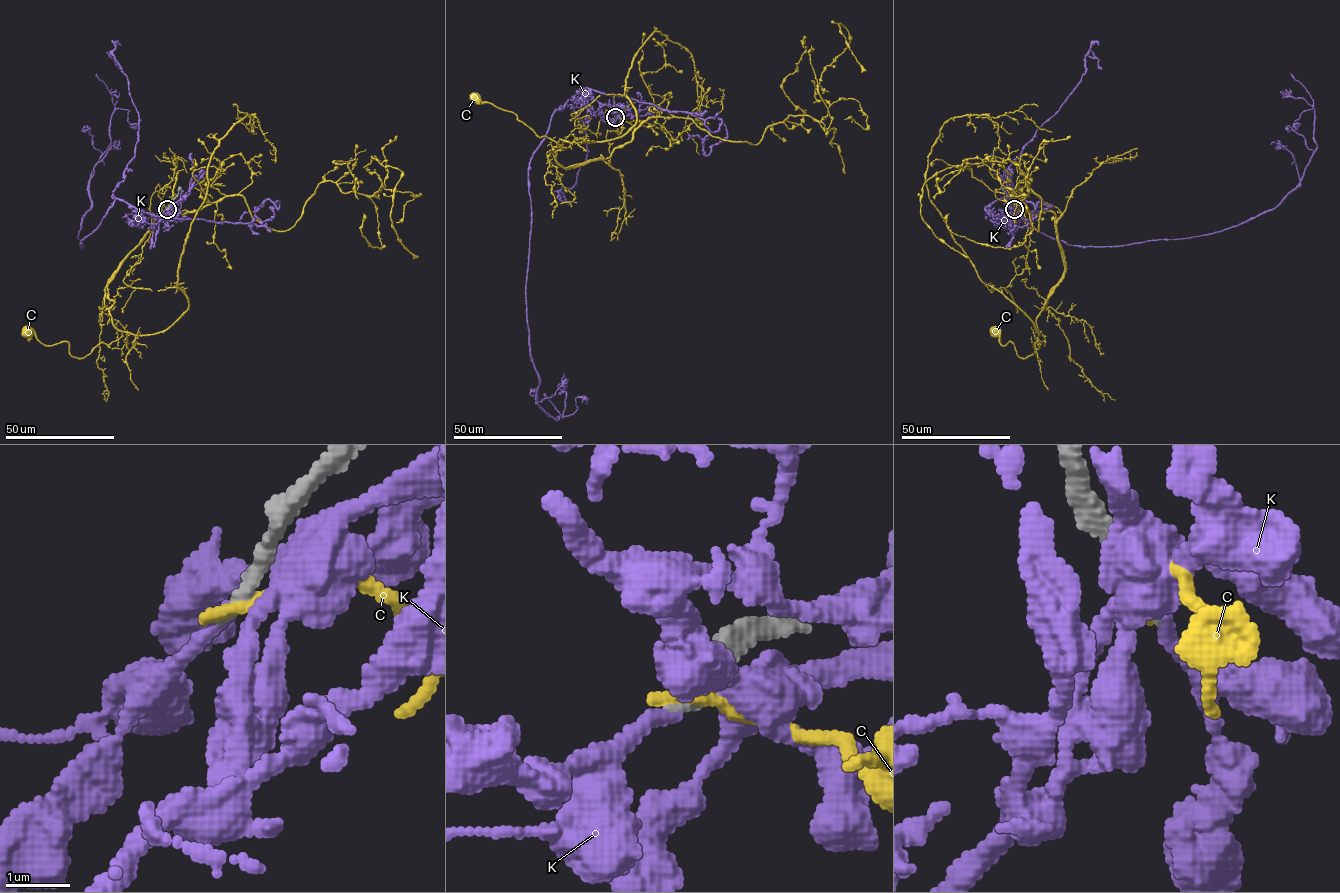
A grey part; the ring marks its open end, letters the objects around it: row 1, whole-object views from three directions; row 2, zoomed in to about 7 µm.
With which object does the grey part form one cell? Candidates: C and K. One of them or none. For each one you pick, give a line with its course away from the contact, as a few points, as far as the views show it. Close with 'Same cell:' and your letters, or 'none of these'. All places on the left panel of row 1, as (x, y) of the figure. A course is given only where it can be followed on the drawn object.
K: course (168, 208), (152, 223), (117, 199), (80, 245), (112, 113), (129, 110), (137, 125), (129, 126)
Same cell: K

